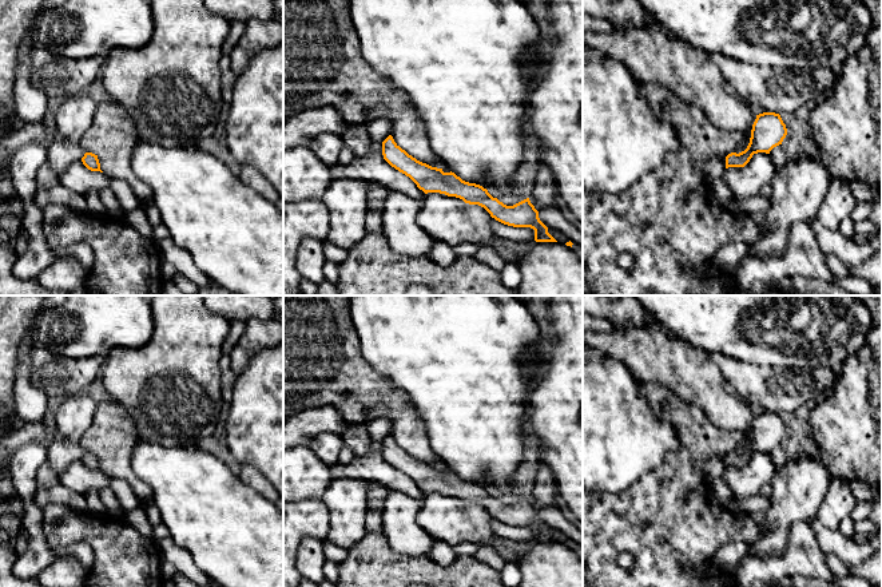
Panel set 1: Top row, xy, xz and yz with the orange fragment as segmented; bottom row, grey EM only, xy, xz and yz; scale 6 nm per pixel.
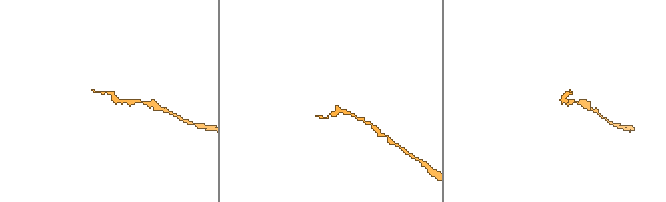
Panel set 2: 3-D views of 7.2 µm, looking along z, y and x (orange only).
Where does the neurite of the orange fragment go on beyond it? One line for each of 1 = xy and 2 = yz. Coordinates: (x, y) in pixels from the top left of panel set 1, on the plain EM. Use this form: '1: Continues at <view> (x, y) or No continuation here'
1: No continuation here
2: No continuation here

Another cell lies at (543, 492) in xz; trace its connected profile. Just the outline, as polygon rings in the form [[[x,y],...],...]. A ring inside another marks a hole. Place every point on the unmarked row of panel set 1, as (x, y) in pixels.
[[[540,460],[540,472],[535,484],[529,488],[529,500],[539,511],[555,503],[557,496],[557,484],[544,460]]]

